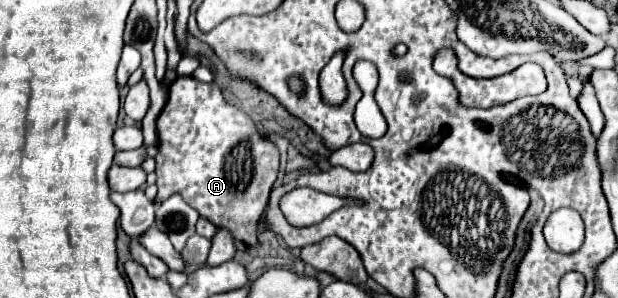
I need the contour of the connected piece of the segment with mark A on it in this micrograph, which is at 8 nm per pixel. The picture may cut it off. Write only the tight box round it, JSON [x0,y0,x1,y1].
[157,77,279,247]

